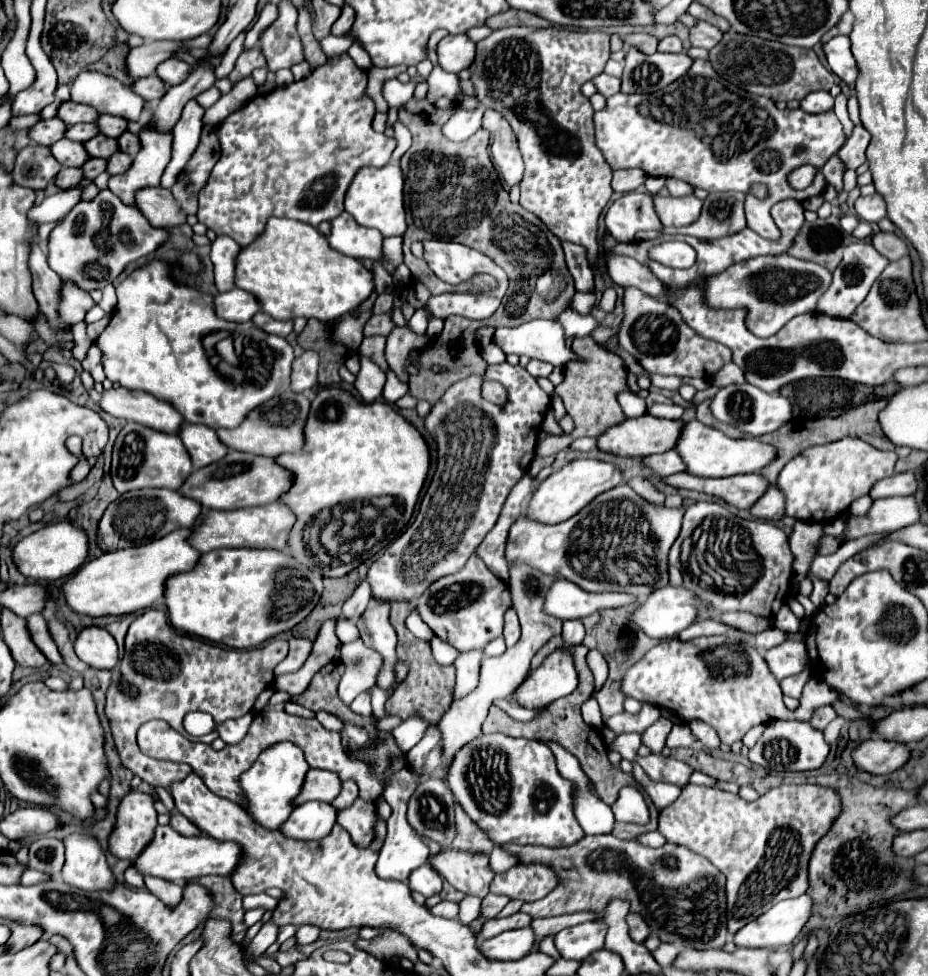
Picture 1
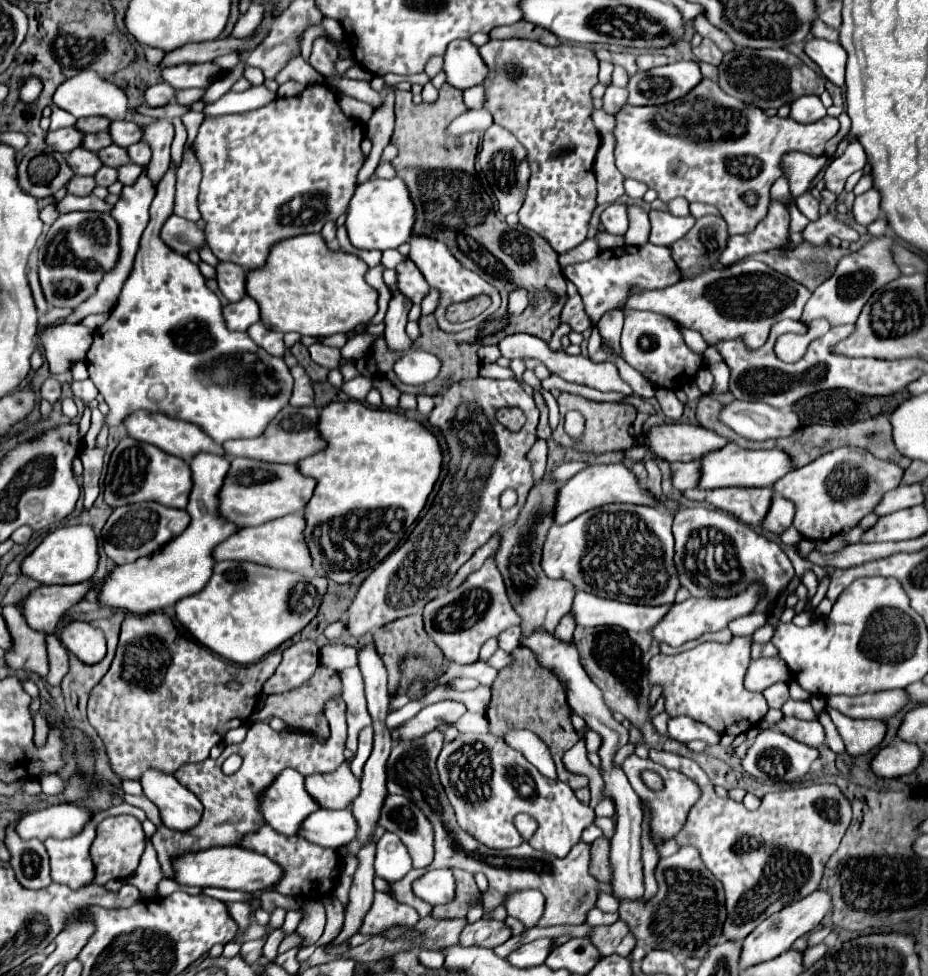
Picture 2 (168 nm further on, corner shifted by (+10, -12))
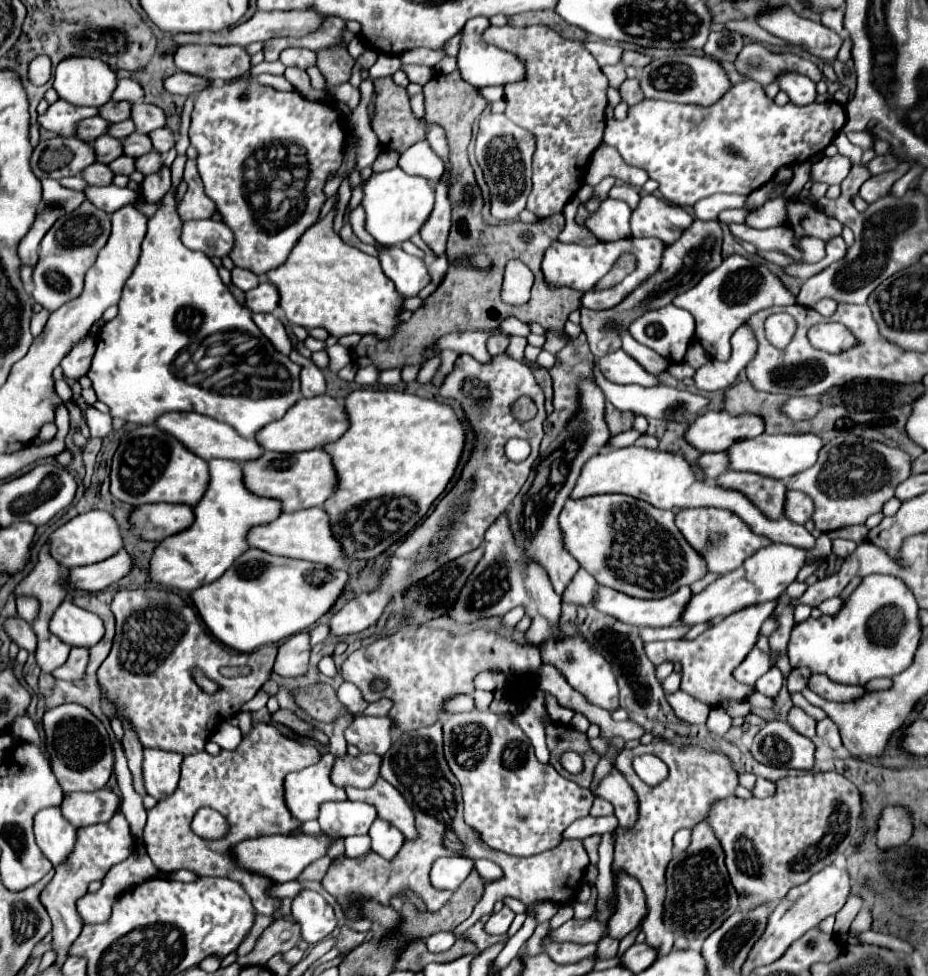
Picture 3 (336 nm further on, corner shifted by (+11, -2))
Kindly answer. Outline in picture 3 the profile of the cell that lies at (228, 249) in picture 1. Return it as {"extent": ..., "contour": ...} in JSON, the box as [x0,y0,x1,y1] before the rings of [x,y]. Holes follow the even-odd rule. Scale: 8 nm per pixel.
{"extent":[231,267,259,291],"contour":[[[235,267],[231,271],[231,277],[233,277],[233,285],[239,287],[241,291],[251,291],[259,285],[259,277],[255,277],[253,273],[247,273],[245,269],[239,269],[239,267]]]}

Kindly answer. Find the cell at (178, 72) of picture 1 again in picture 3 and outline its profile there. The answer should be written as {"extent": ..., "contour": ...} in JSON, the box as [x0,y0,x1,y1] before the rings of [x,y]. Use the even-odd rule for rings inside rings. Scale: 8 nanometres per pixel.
{"extent":[175,45,251,83],"contour":[[[181,45],[175,53],[179,71],[207,77],[215,83],[233,81],[249,73],[251,57],[239,45]]]}

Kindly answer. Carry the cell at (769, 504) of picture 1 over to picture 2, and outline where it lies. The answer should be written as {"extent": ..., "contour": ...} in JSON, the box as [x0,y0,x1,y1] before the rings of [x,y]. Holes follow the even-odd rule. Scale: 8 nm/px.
{"extent":[762,495,794,535],"contour":[[[774,495],[772,505],[770,505],[770,509],[762,521],[762,527],[780,535],[786,527],[792,525],[792,515],[794,515],[792,503],[788,503],[782,495]]]}

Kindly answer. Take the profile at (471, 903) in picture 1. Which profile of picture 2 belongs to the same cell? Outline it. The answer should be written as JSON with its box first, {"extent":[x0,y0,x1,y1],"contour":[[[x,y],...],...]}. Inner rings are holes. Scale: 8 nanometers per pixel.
{"extent":[460,919,512,949],"contour":[[[480,919],[476,923],[468,923],[460,931],[460,945],[480,945],[486,949],[494,949],[508,941],[512,937],[510,927],[504,925],[504,921],[494,921],[494,919]]]}

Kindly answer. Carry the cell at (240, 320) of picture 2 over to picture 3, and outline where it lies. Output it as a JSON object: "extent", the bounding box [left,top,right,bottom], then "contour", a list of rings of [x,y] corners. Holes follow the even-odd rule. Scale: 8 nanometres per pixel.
{"extent":[245,279,279,313],"contour":[[[261,279],[259,287],[251,289],[245,293],[245,305],[253,311],[253,313],[273,313],[279,307],[279,291],[277,287],[267,281]]]}

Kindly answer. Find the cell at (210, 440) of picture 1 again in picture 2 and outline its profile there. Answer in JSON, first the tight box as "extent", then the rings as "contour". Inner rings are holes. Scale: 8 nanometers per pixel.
{"extent":[98,451,238,615],"contour":[[[202,451],[192,457],[190,469],[192,469],[194,485],[190,493],[190,503],[186,507],[192,519],[188,529],[180,537],[166,543],[156,553],[114,567],[114,571],[102,581],[98,589],[98,603],[102,607],[124,609],[132,615],[146,615],[152,611],[172,607],[182,597],[198,593],[208,583],[212,575],[212,567],[216,563],[212,559],[212,549],[238,529],[236,525],[222,521],[216,511],[216,491],[220,491],[220,483],[224,481],[228,467],[230,467],[230,459],[224,455]]]}

